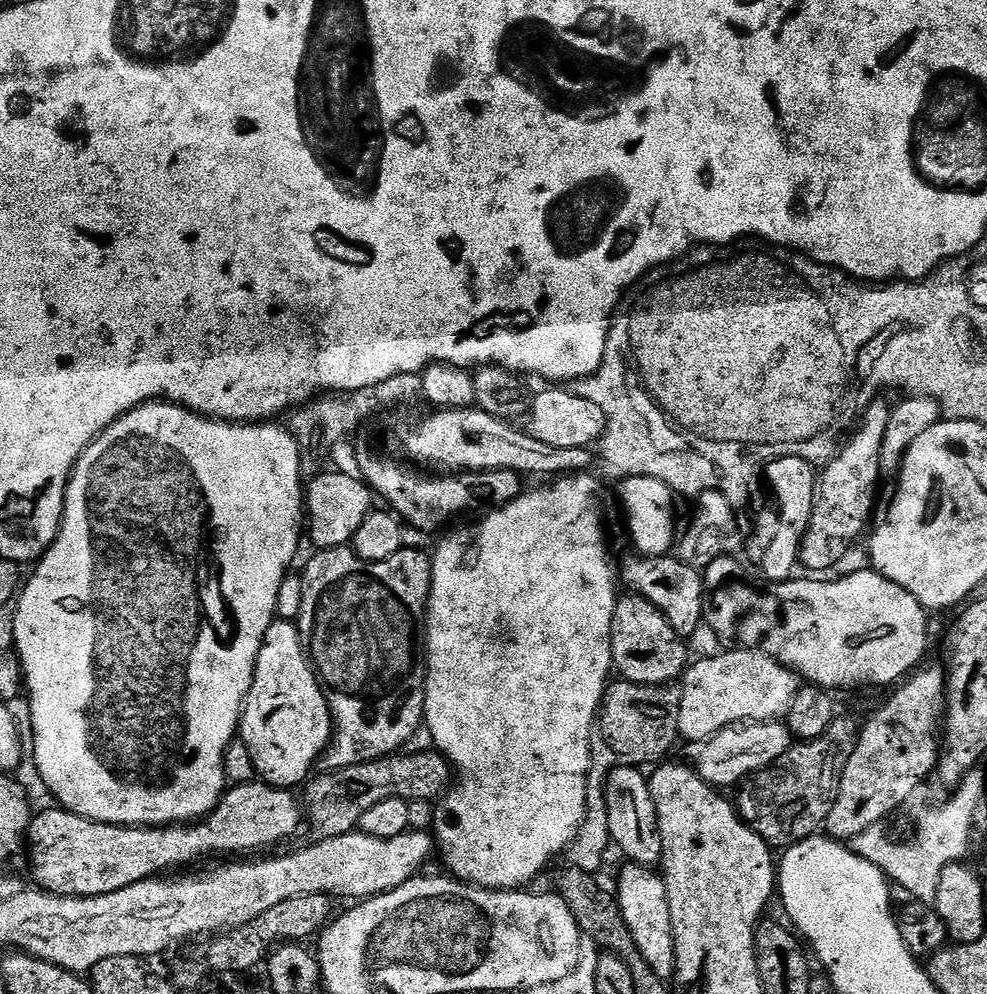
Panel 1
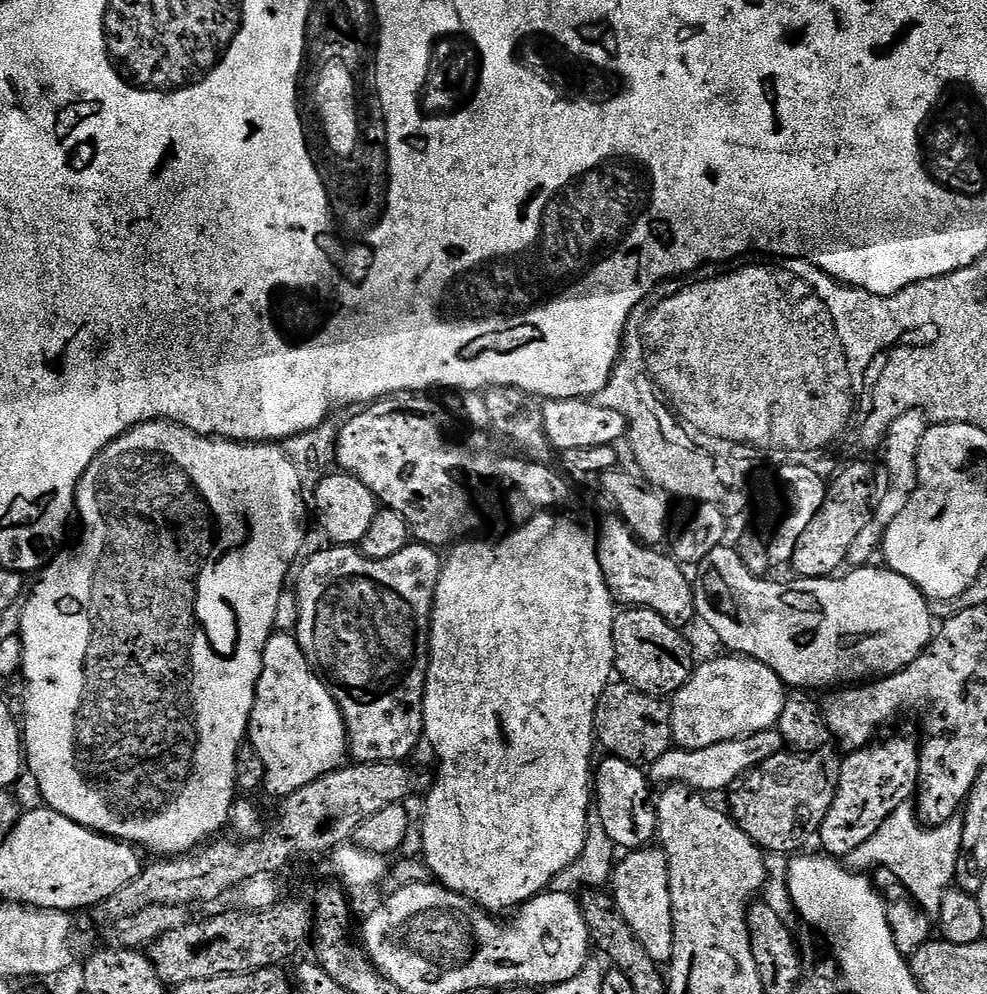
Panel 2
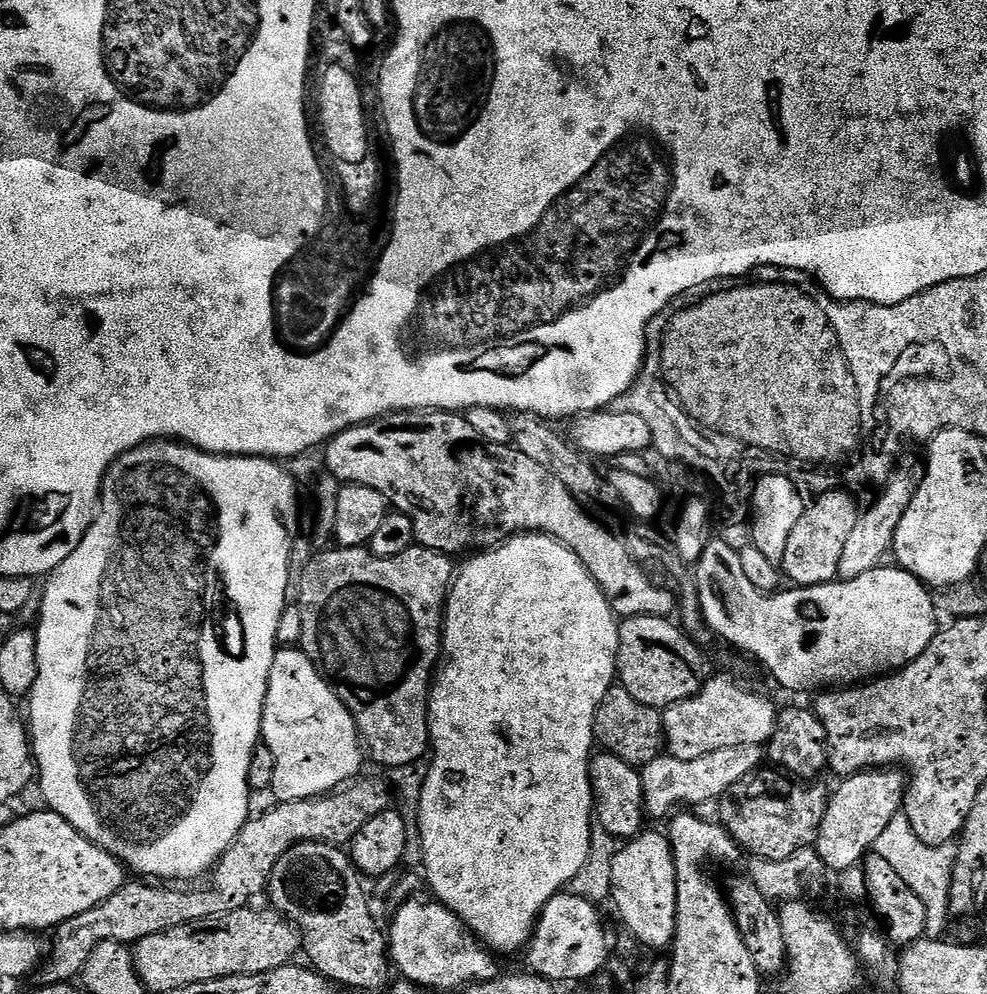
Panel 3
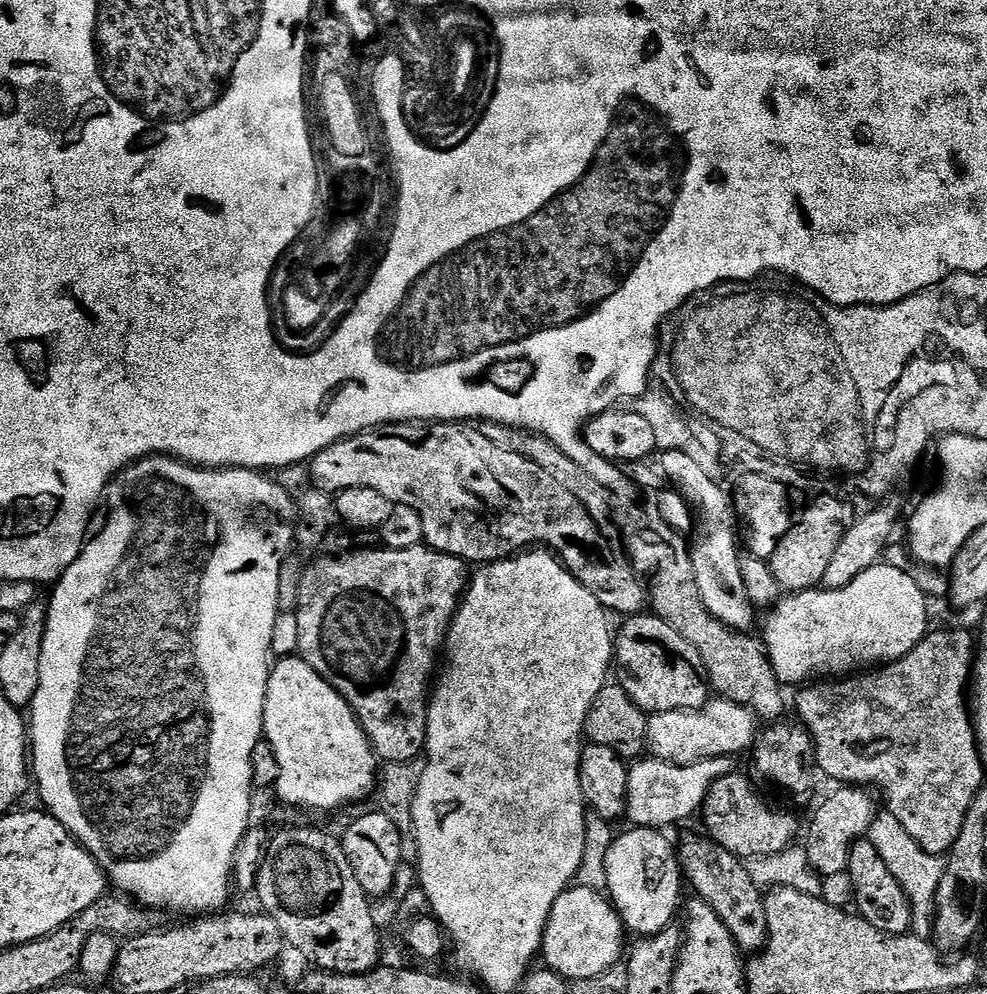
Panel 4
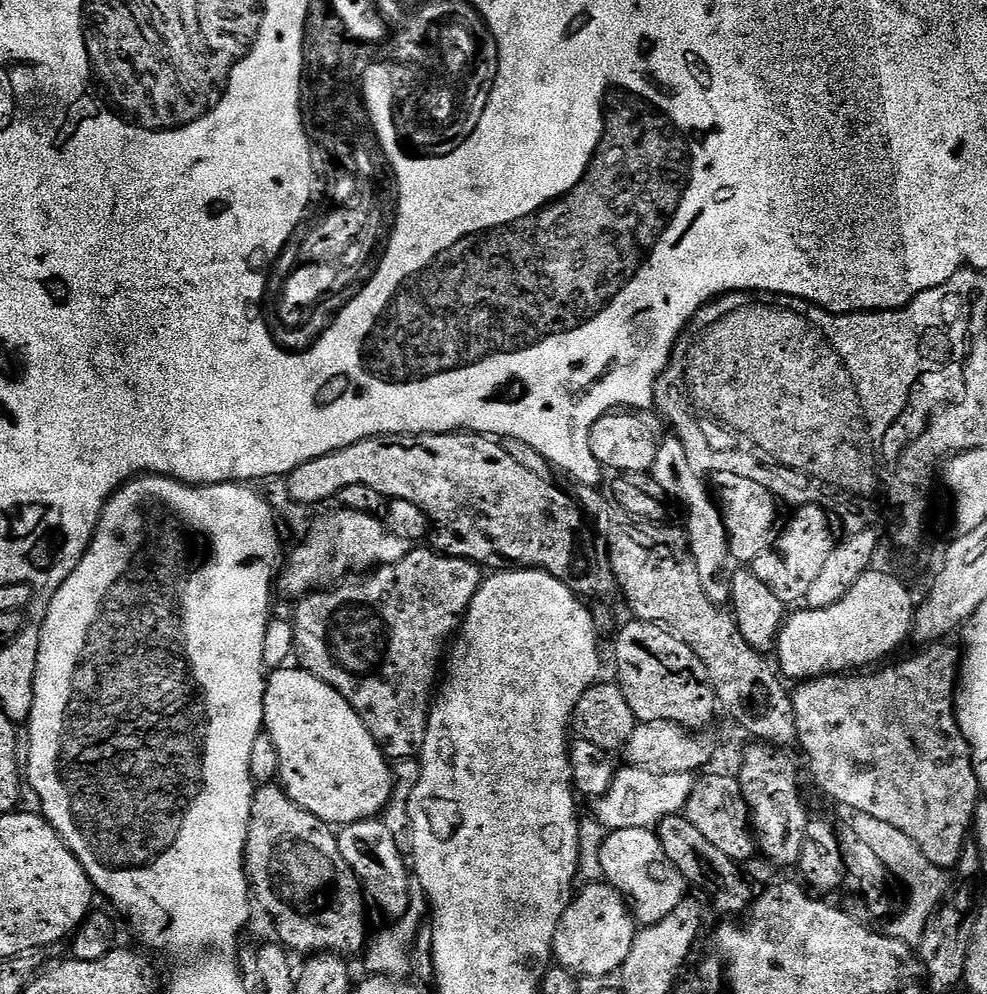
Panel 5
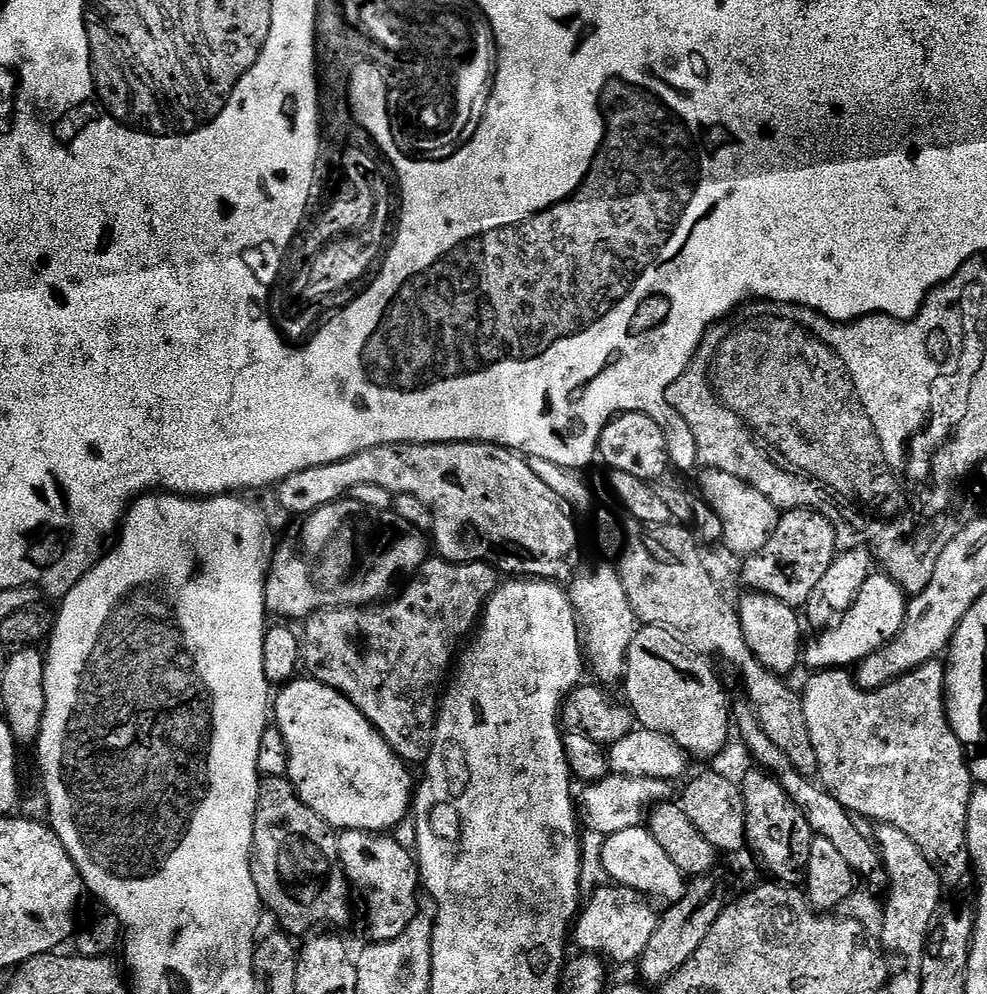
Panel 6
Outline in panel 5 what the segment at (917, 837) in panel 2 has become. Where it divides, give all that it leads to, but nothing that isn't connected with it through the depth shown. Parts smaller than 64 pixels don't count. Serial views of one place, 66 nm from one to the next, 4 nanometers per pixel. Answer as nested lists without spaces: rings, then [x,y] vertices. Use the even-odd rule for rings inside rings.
[[[857,815],[855,819],[856,833],[875,850],[879,860],[888,868],[889,877],[899,887],[901,884],[908,891],[908,901],[905,902],[900,916],[898,912],[891,917],[892,925],[886,928],[887,935],[893,936],[895,940],[903,940],[909,946],[919,945],[922,934],[926,930],[926,922],[945,899],[945,869],[934,866],[934,862],[930,862],[930,858],[926,858],[926,854],[922,854],[922,850],[918,850],[918,846],[914,846],[914,842],[910,838],[906,838],[906,834],[902,834],[902,830],[898,830],[898,826],[869,816]]]

